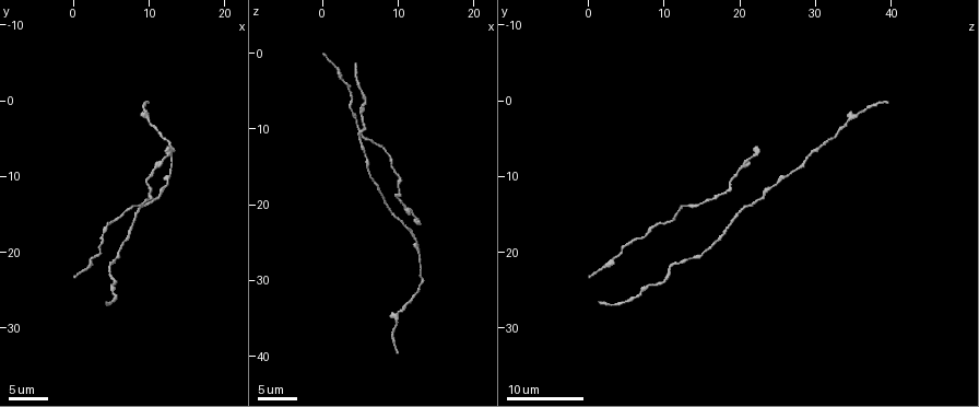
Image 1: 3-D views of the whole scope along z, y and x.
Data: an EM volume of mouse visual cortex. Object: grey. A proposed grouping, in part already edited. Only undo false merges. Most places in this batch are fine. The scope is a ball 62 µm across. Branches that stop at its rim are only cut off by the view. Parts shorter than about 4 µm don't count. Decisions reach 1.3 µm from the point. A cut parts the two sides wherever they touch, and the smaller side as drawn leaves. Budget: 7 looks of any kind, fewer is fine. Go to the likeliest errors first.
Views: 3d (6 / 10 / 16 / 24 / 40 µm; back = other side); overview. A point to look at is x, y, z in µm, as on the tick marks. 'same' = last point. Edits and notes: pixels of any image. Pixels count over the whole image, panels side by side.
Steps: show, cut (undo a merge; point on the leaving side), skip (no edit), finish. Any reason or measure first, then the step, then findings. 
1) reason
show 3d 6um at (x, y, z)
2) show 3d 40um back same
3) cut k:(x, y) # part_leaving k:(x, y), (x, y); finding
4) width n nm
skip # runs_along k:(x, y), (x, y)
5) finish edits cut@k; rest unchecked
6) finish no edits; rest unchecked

show 3d 10um at (8.5, 14.0, 21.0)

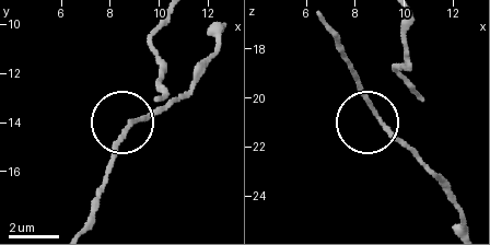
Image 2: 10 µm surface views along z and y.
skip # one cell here

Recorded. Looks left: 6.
sudden change in width
show 3d 10um at (3.0, 21.0, 3.5)

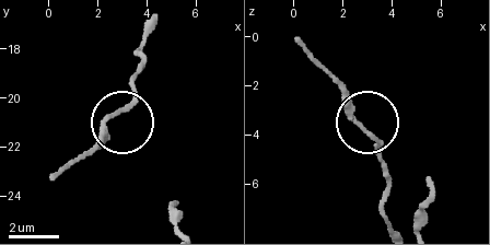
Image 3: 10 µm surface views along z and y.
closer look
show 3d 6um at (2.7, 20.6, 3.7)

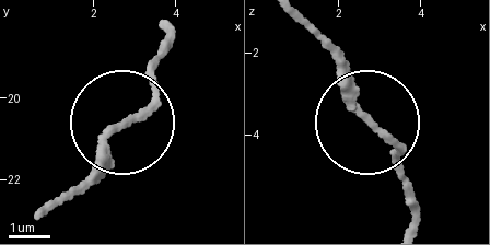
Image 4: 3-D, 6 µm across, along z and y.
skip # runs_along 4:(410, 222), (403, 152), (354, 96), (334, 47); continuous, no second cell

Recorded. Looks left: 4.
sudden change in width
show 3d 16um at (10.0, 1.5, 35.5)

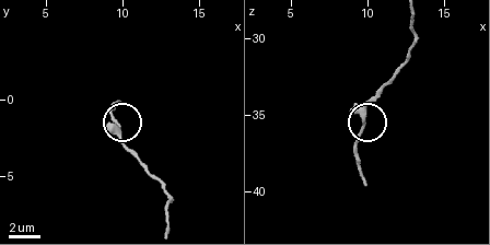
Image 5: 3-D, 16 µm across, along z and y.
skip # continuous, no second cell

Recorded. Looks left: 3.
finish no edits; rest unchecked

